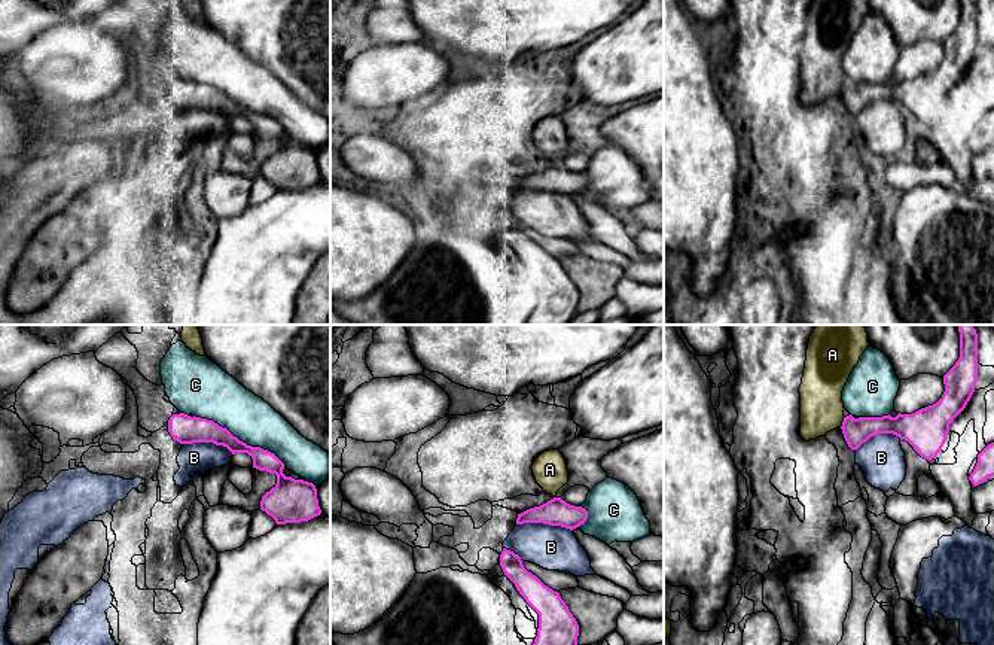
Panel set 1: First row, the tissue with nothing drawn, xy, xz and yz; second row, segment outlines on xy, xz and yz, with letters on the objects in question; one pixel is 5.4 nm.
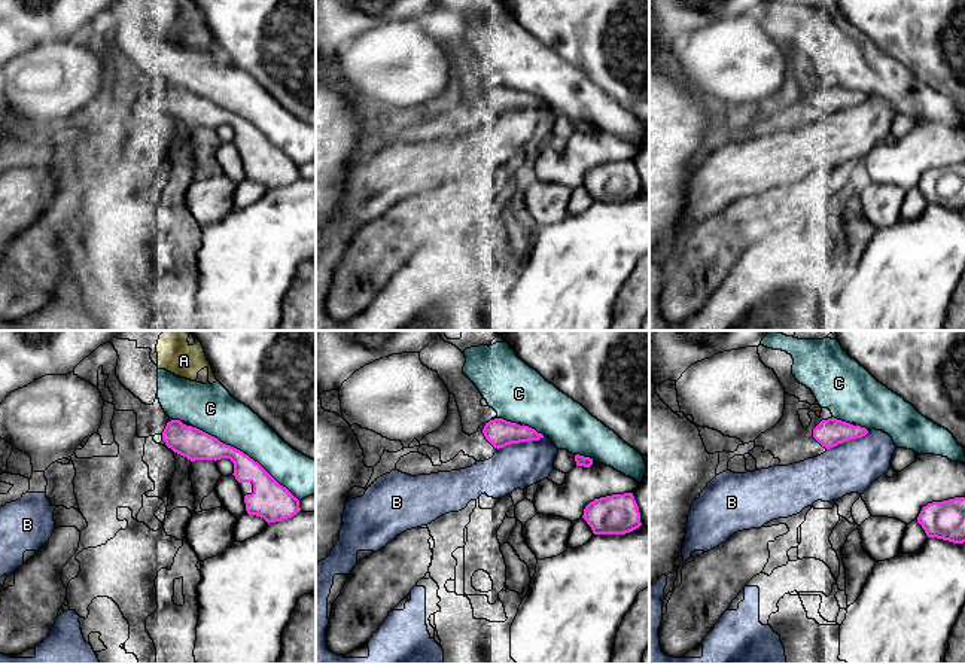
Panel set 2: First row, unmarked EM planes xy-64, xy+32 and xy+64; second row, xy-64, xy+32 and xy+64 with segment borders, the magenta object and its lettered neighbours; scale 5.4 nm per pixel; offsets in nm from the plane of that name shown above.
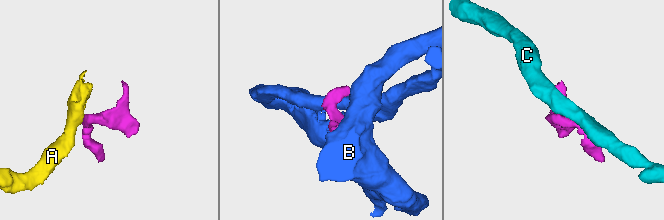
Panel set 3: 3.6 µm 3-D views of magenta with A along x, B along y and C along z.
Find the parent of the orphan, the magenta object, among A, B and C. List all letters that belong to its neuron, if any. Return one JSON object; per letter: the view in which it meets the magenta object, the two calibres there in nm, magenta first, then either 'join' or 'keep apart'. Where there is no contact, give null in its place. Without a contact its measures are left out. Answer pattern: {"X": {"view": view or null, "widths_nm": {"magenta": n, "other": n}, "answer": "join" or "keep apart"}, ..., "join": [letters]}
{"A": {"view": "yz", "widths_nm": {"magenta": 140, "other": 240}, "answer": "join"}, "B": {"view": "xz", "widths_nm": {"magenta": 140, "other": 240}, "answer": "keep apart"}, "C": {"view": "xy", "widths_nm": {"magenta": 140, "other": 260}, "answer": "keep apart"}, "join": ["A"]}

